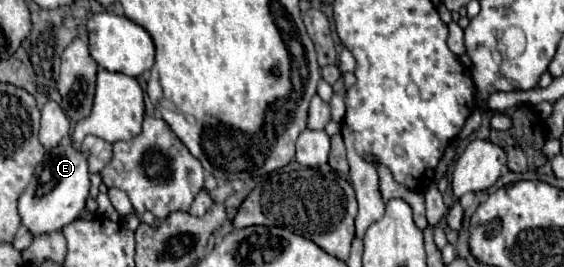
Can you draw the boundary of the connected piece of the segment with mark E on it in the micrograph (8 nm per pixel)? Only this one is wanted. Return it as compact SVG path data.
M64 138L58 146L46 150L44 160L36 166L34 178L26 186L20 196L18 212L22 216L22 224L34 234L48 234L64 228L68 222L74 222L86 206L88 190L90 190L90 172L88 172L88 152L74 148L74 142Z

